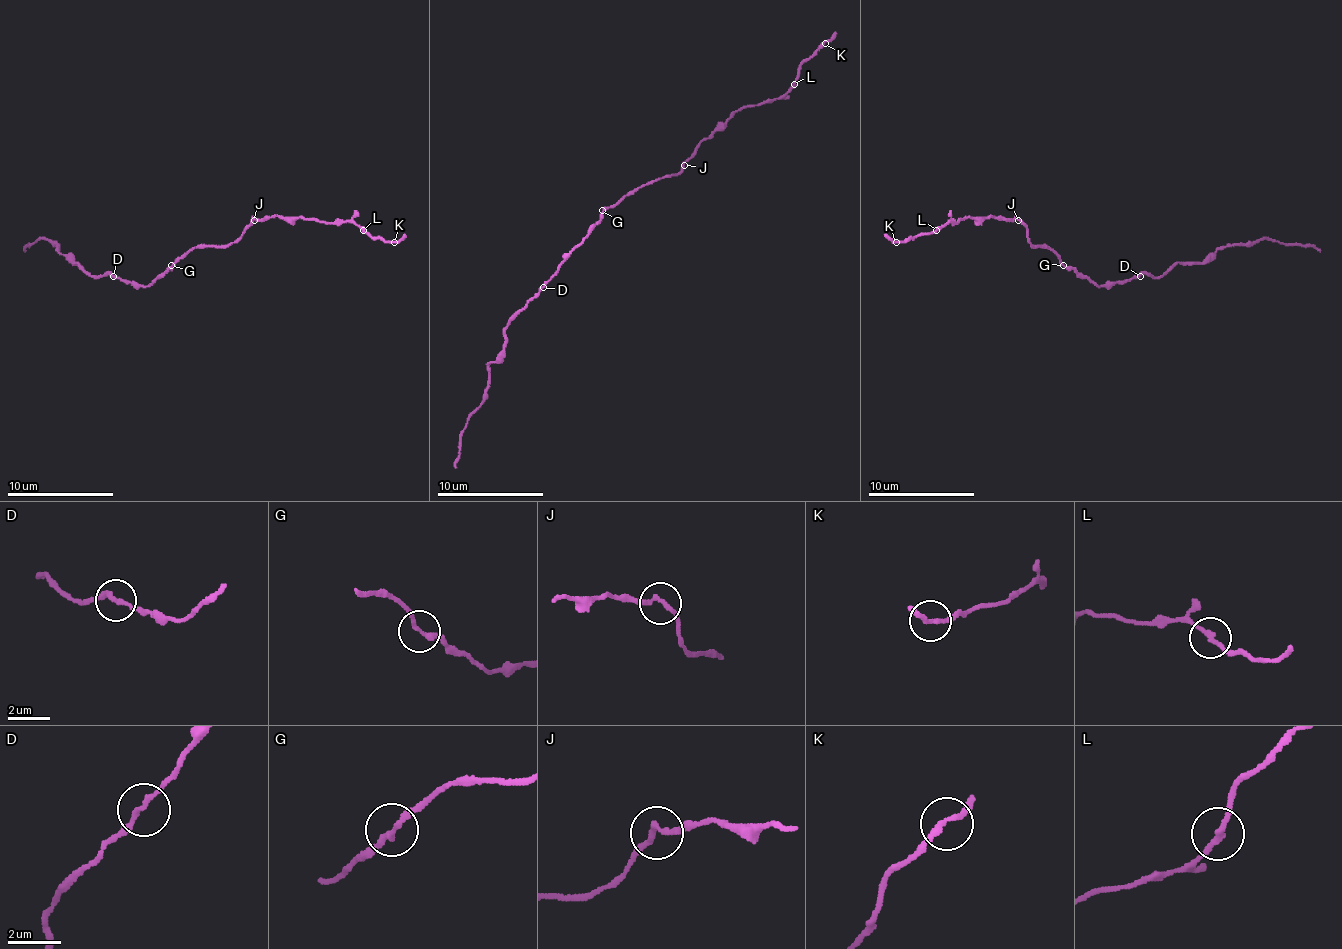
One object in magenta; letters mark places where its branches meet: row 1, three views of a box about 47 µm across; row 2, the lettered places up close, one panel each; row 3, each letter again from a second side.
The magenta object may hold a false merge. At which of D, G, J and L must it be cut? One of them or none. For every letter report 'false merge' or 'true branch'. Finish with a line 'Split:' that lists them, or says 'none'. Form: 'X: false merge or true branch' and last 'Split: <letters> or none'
D: true branch
G: true branch
J: true branch
L: true branch
Split: none

